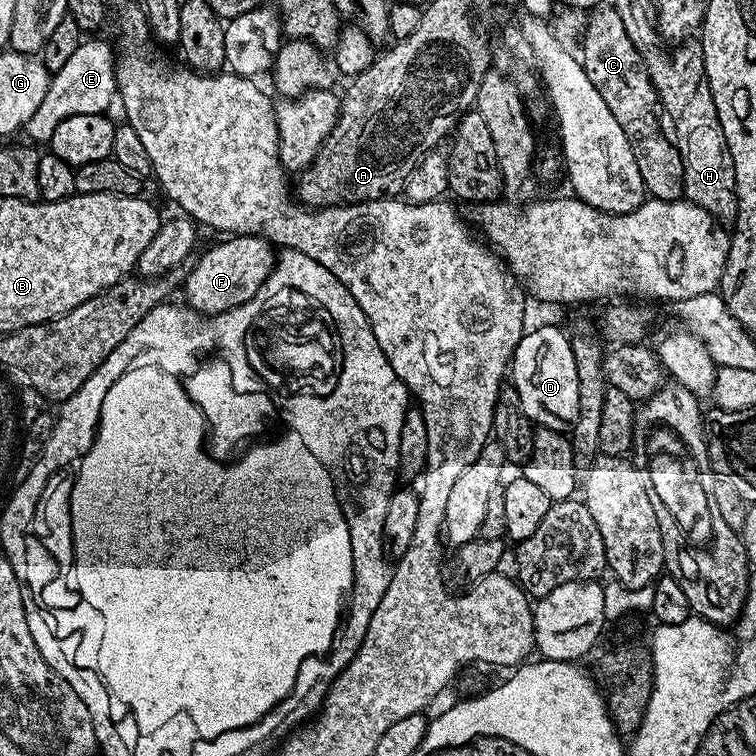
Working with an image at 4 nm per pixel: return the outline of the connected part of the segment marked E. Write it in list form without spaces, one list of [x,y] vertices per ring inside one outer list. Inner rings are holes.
[[[88,38],[81,41],[78,49],[74,50],[69,61],[60,71],[51,75],[46,95],[34,115],[25,124],[24,134],[33,143],[49,143],[54,129],[66,117],[75,114],[105,113],[108,106],[115,101],[116,90],[116,52],[115,49],[100,38]]]

